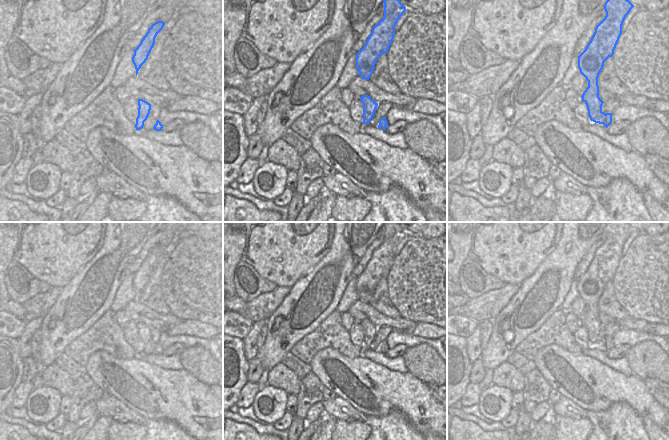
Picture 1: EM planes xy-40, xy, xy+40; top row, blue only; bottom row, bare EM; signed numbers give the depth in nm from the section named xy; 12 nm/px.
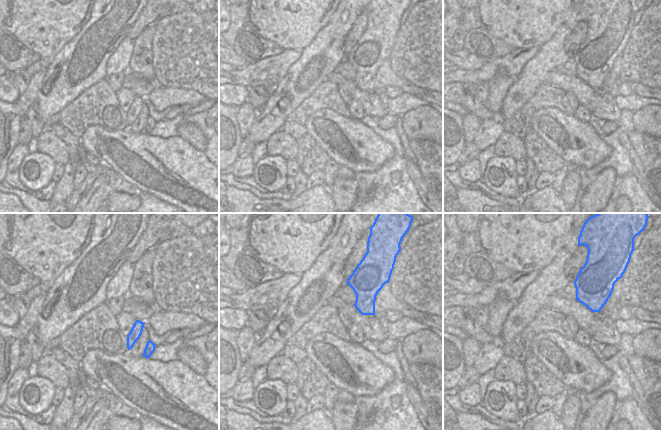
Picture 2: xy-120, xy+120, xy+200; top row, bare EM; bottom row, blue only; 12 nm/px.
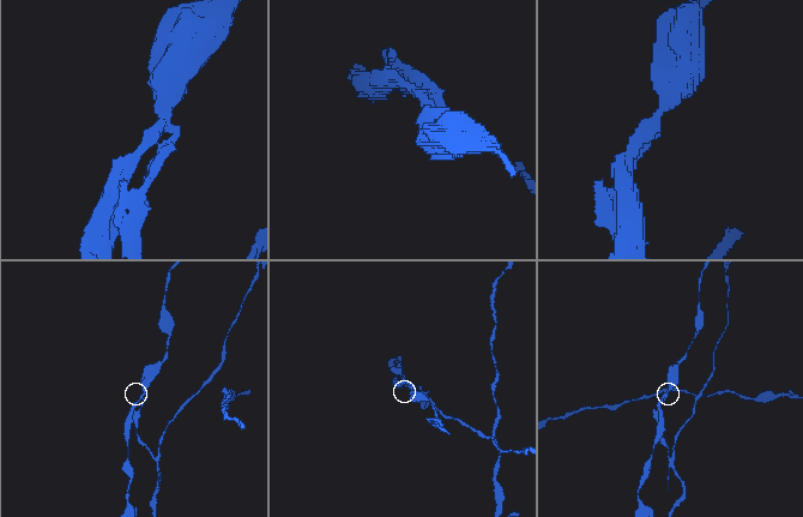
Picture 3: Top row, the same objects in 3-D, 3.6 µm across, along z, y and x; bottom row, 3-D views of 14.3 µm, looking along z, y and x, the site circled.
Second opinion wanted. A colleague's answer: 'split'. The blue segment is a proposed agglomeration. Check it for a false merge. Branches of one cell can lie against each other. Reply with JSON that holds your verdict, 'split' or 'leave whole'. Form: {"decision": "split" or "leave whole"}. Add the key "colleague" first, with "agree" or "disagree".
{"colleague": "agree", "decision": "split"}

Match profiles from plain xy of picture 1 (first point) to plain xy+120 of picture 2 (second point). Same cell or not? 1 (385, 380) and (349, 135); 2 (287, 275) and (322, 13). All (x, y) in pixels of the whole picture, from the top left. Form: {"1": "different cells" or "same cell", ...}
{"1": "same cell", "2": "same cell"}

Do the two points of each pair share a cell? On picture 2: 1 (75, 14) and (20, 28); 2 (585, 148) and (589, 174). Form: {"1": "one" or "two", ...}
{"1": "one", "2": "two"}

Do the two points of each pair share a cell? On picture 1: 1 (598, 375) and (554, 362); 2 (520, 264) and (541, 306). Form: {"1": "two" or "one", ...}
{"1": "one", "2": "two"}

